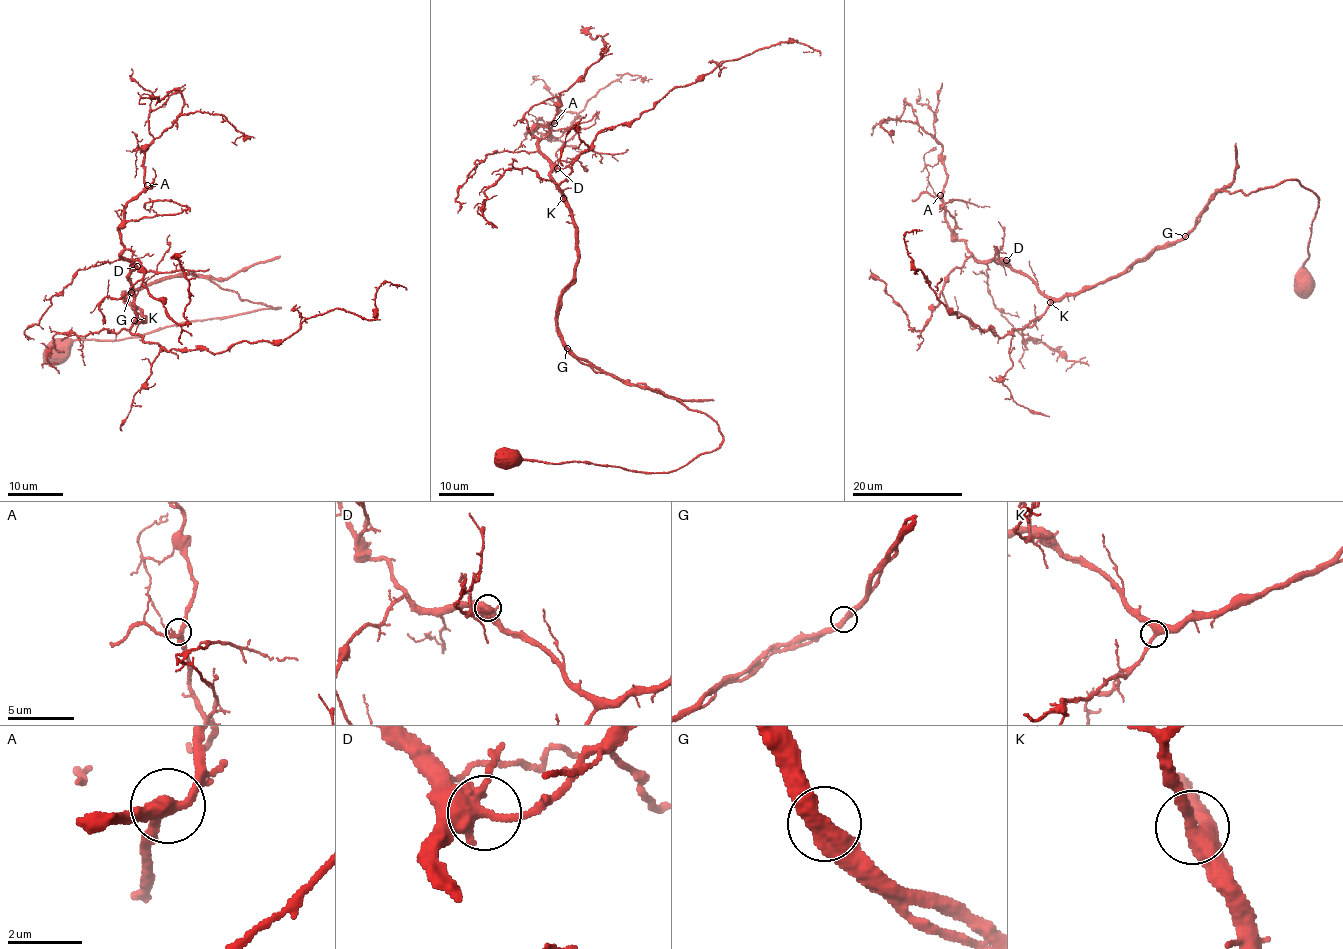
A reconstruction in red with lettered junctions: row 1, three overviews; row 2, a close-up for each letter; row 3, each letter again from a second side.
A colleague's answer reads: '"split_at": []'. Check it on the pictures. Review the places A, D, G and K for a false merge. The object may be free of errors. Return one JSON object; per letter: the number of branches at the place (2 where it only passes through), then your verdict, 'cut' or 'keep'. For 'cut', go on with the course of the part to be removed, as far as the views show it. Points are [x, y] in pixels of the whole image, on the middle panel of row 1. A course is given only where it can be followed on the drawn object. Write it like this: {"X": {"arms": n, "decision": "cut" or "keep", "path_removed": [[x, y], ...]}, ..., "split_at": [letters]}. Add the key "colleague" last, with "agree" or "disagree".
{"A": {"arms": 3, "decision": "keep"}, "D": {"arms": 3, "decision": "keep"}, "G": {"arms": 2, "decision": "keep"}, "K": {"arms": 3, "decision": "keep"}, "split_at": [], "colleague": "agree"}

